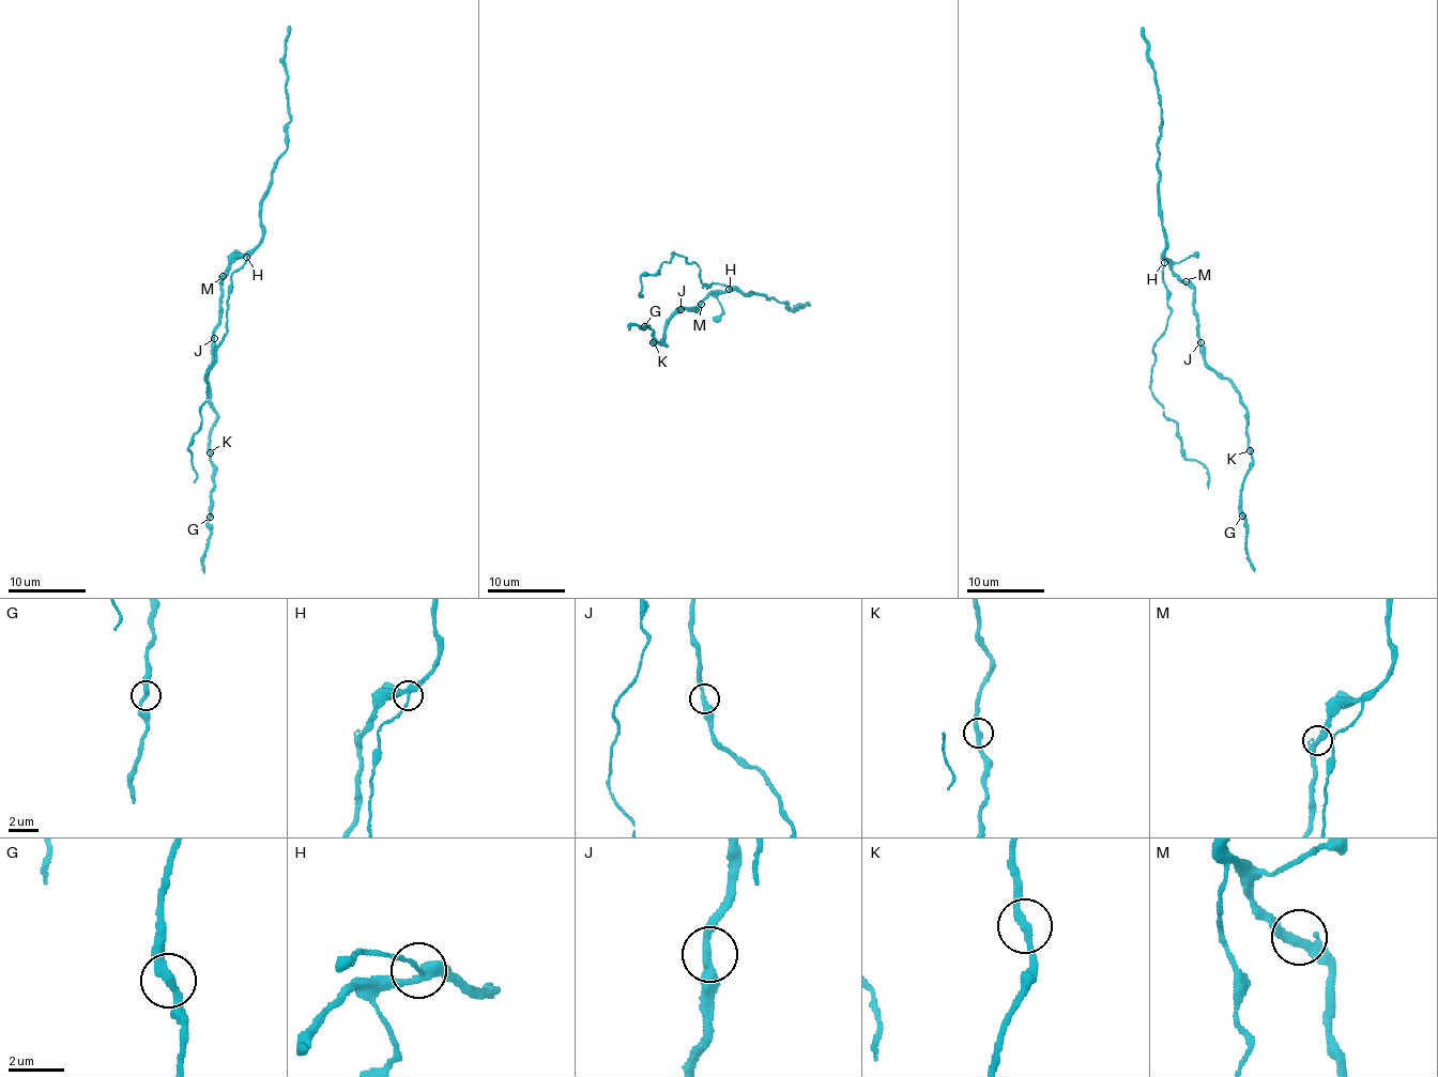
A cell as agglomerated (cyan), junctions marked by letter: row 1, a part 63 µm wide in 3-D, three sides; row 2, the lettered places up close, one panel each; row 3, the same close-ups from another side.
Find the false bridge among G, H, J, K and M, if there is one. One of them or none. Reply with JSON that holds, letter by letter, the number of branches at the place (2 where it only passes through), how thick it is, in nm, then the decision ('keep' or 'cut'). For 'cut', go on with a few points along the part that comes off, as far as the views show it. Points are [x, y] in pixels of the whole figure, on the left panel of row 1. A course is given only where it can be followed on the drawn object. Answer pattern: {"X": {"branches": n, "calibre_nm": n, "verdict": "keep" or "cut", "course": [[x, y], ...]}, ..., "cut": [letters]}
{"G": {"branches": 2, "calibre_nm": 320, "verdict": "keep"}, "H": {"branches": 3, "calibre_nm": 280, "verdict": "cut", "course": [[246, 258], [232, 275], [227, 332], [204, 380], [208, 397], [187, 448], [197, 475], [193, 482]]}, "J": {"branches": 2, "calibre_nm": 320, "verdict": "keep"}, "K": {"branches": 2, "calibre_nm": 280, "verdict": "keep"}, "M": {"branches": 2, "calibre_nm": 320, "verdict": "keep"}, "cut": ["H"]}

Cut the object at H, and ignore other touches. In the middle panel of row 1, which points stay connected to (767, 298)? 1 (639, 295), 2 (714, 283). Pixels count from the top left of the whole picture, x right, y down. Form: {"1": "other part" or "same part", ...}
{"1": "other part", "2": "other part"}

